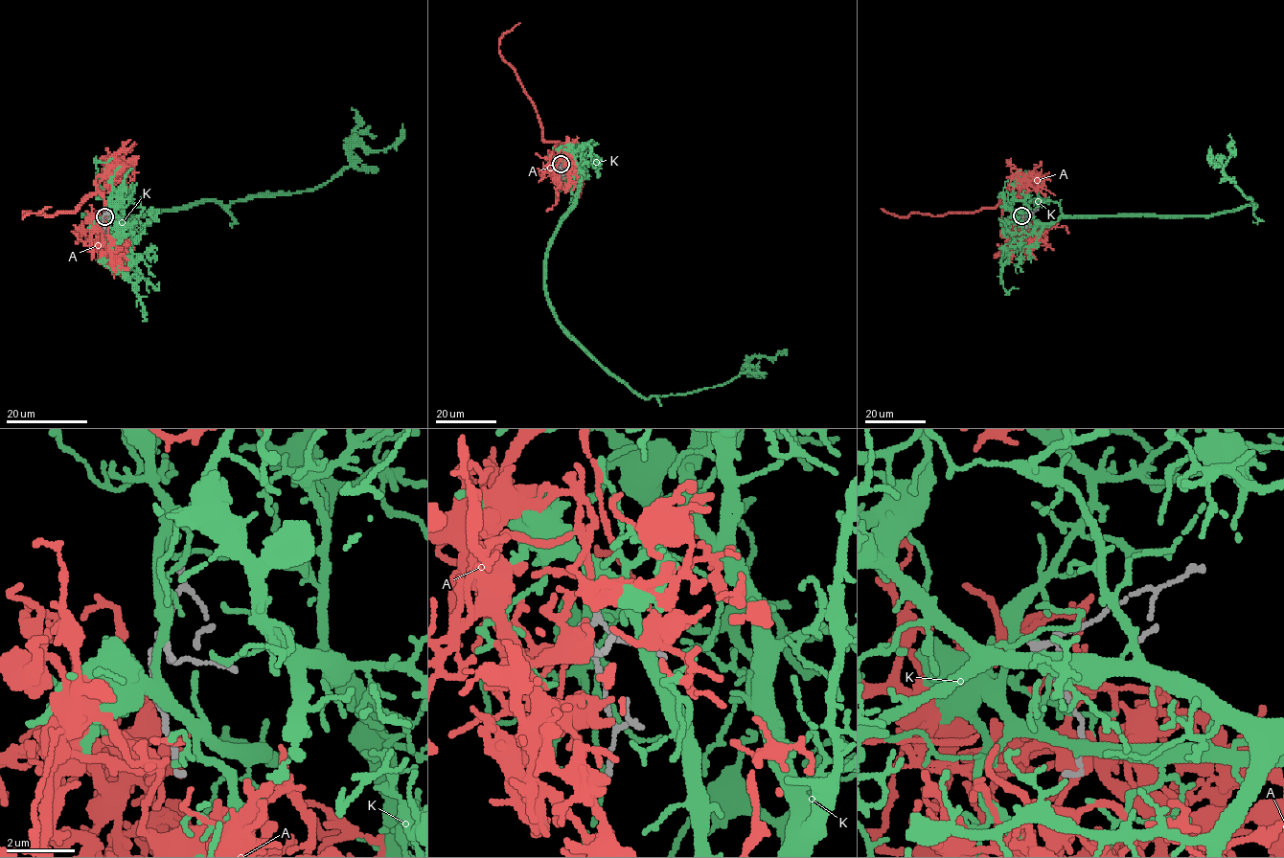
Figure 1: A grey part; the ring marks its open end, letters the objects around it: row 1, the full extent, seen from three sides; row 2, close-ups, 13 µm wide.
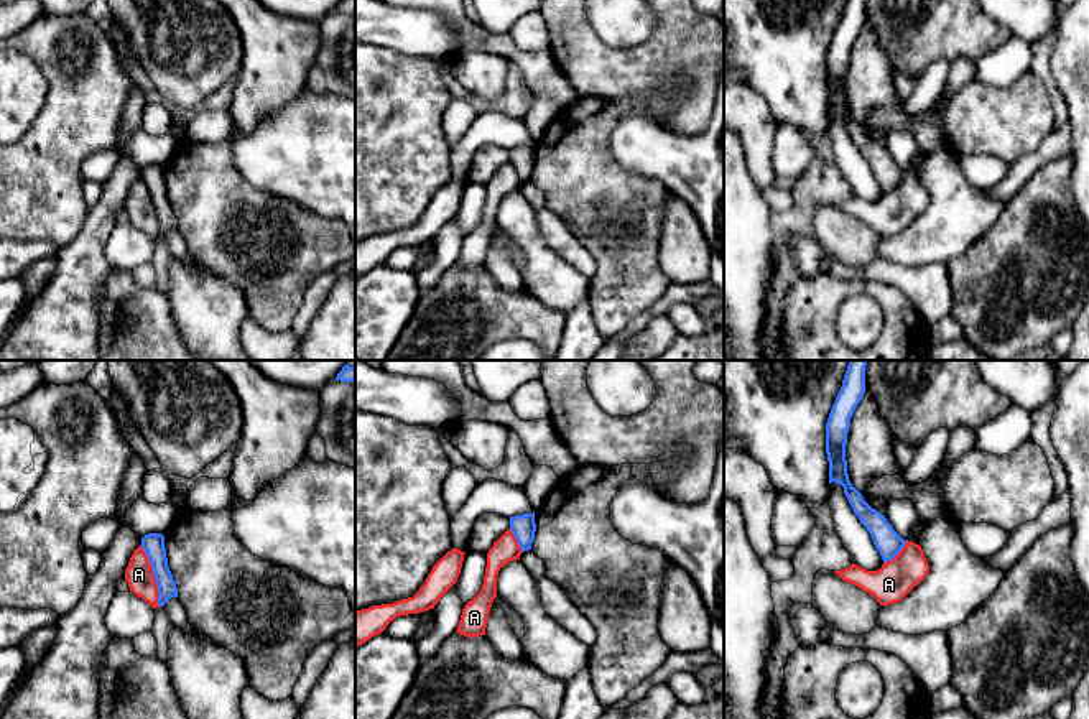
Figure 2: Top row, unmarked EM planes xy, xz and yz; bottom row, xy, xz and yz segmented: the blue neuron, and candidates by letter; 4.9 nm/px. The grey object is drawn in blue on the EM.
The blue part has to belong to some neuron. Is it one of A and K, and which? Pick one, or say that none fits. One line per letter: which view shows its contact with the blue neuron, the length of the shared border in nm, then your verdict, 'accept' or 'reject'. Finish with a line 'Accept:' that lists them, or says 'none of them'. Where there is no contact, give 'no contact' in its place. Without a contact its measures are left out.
A: contact in xy; length 320 nm; reject
K: no contact; reject
Accept: none of them

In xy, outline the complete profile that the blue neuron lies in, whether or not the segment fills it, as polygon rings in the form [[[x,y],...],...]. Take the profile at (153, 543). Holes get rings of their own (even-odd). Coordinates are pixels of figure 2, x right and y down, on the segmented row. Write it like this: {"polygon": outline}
{"polygon": [[[148,533],[141,538],[141,548],[150,559],[158,586],[158,604],[163,607],[171,597],[178,597],[178,587],[168,566],[165,536],[161,533]]]}

